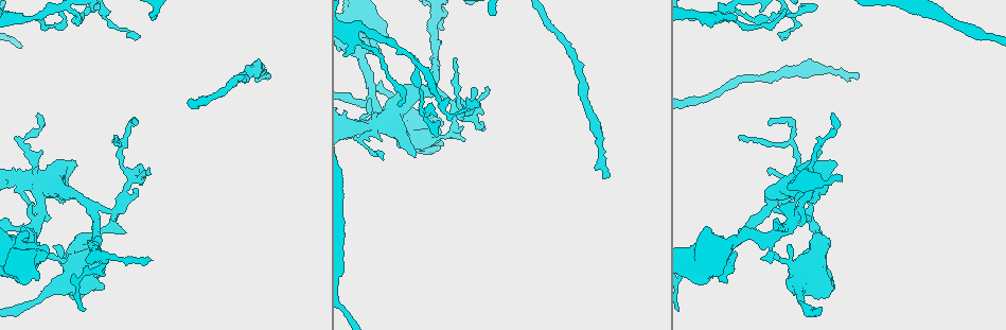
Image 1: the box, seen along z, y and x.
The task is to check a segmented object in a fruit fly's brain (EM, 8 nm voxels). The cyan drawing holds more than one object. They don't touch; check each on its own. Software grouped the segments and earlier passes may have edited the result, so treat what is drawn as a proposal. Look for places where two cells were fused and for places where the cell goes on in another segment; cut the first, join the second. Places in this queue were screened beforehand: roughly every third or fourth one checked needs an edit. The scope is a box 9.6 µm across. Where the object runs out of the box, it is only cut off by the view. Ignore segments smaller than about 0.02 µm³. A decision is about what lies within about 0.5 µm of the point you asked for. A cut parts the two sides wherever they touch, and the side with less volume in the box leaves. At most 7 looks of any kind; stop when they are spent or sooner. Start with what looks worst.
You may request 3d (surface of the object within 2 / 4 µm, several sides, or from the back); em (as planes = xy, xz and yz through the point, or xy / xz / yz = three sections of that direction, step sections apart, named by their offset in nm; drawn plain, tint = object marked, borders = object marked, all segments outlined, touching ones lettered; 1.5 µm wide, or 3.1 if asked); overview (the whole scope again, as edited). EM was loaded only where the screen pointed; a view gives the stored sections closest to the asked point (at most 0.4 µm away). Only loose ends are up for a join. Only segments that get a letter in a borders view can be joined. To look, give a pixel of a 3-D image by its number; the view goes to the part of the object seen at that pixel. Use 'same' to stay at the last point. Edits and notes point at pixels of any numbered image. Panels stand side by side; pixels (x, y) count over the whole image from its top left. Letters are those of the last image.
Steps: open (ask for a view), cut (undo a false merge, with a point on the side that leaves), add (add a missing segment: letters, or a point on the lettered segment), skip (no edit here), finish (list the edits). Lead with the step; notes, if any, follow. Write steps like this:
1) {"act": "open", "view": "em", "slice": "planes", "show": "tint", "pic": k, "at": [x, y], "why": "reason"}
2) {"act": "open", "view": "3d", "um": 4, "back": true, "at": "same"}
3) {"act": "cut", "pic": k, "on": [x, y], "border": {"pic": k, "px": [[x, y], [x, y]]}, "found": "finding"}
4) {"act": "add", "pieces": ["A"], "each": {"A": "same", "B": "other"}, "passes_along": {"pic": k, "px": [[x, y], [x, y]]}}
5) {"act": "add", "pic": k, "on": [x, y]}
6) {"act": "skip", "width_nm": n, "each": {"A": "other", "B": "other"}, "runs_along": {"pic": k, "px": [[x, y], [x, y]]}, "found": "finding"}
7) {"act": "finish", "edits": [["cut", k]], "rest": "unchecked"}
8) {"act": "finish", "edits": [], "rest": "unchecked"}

{"act": "open", "view": "em", "slice": "yz", "step": 8, "show": "borders", "pic": 1, "at": [270, 78], "why": "free end"}

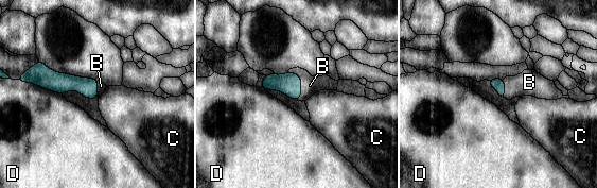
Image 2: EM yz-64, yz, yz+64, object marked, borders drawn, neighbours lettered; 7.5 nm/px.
{"act": "add", "pic": 2, "on": [310, 85], "each": {"B": "same", "C": "other", "D": "other"}, "passes_along": {"pic": 2, "px": [[290, 84], [300, 82], [310, 85]]}, "found": "it goes on there"}

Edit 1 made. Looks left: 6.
{"act": "open", "view": "overview", "why": "see it whole again"}

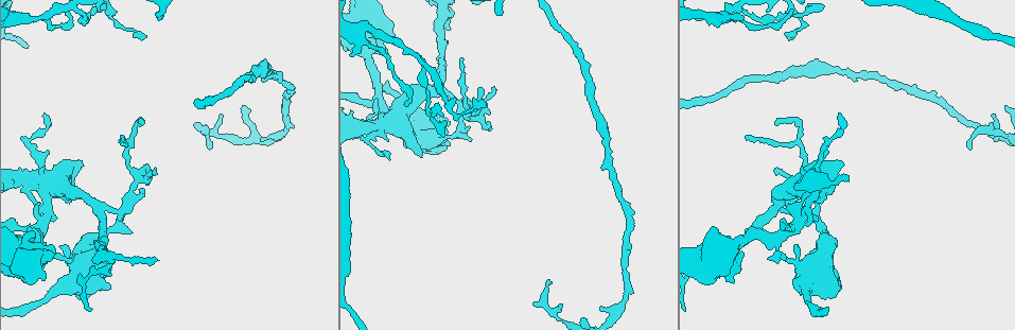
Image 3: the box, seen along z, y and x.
{"act": "open", "view": "em", "slice": "planes", "show": "plain", "pic": 3, "at": [364, 19], "why": "abrupt turn"}

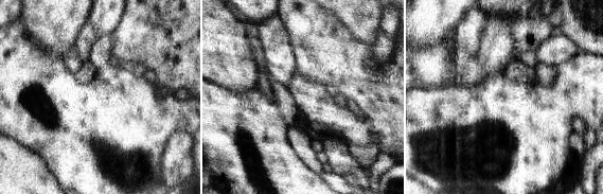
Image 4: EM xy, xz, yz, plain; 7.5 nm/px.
{"act": "open", "view": "em", "slice": "planes", "show": "borders", "at": "same", "why": "what lies round it"}

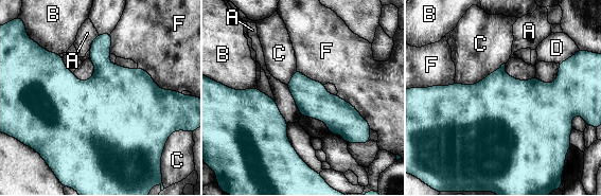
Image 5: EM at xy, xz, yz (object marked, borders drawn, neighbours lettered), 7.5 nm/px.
{"act": "skip", "each": {"A": "other", "B": "other", "C": "other", "D": "other", "F": "other"}, "border": {"pic": 5, "px": [[138, 67], [159, 87], [172, 91]]}, "found": "all the same cell"}

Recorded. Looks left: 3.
{"act": "open", "view": "3d", "um": 4, "pic": 3, "at": [562, 307]}

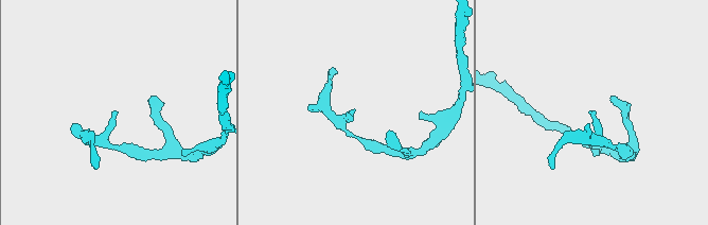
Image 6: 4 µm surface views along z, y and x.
{"act": "open", "view": "em", "slice": "planes", "show": "plain", "pic": 6, "at": [116, 112]}

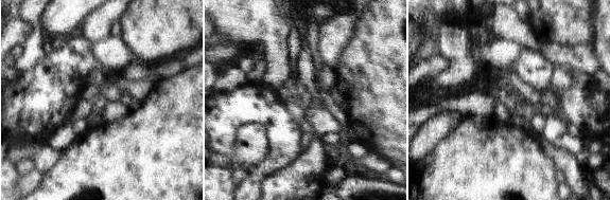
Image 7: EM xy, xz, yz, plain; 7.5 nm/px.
{"act": "open", "view": "em", "slice": "planes", "show": "borders", "at": "same", "why": "see the neighbours"}

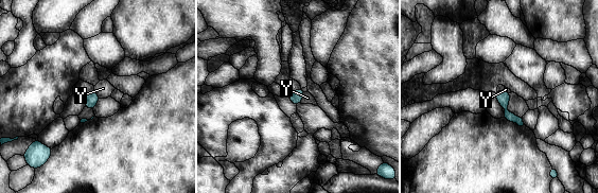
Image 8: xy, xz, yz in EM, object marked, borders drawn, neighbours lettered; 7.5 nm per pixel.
{"act": "skip", "each": {"Y": "other"}, "found": "none of them fits"}

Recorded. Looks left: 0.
{"act": "finish", "edits": [["add", 2]], "rest": "unchecked"}

